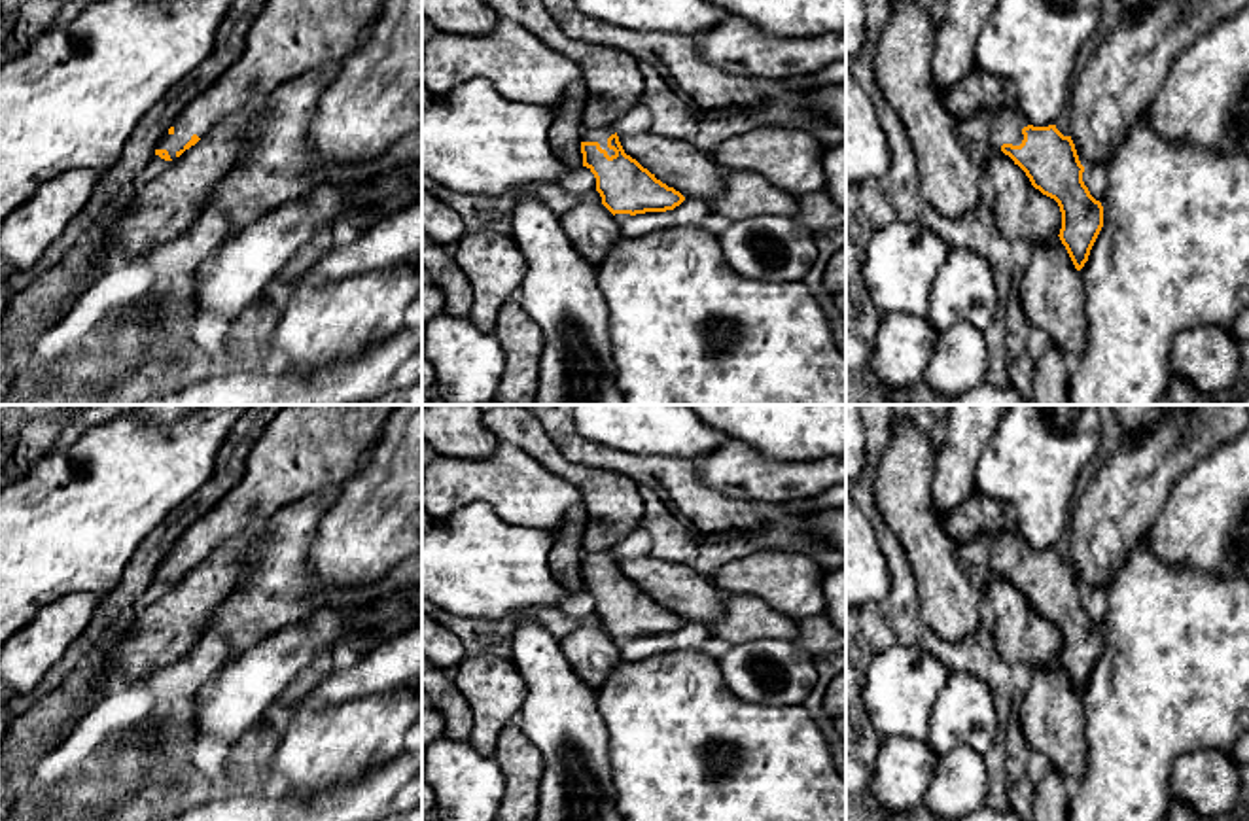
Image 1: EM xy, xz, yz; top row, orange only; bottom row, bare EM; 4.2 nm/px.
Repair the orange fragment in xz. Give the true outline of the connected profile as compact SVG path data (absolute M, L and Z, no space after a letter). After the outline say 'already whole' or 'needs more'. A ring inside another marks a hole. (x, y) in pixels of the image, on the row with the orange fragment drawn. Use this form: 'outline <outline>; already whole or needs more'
outline M611 125L587 129L581 136L583 166L596 178L602 204L615 214L666 212L685 197L655 178L624 153Z; needs more

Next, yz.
outline M1011 104L992 114L988 138L992 149L1009 155L1035 189L1058 202L1058 236L1081 271L1103 227L1103 206L1082 182L1084 166L1071 136L1064 136L1056 125L1033 127L1020 108Z; needs more

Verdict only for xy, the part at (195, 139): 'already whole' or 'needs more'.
needs more

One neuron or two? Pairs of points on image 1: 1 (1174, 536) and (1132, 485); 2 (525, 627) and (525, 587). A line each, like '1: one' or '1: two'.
1: two
2: two

